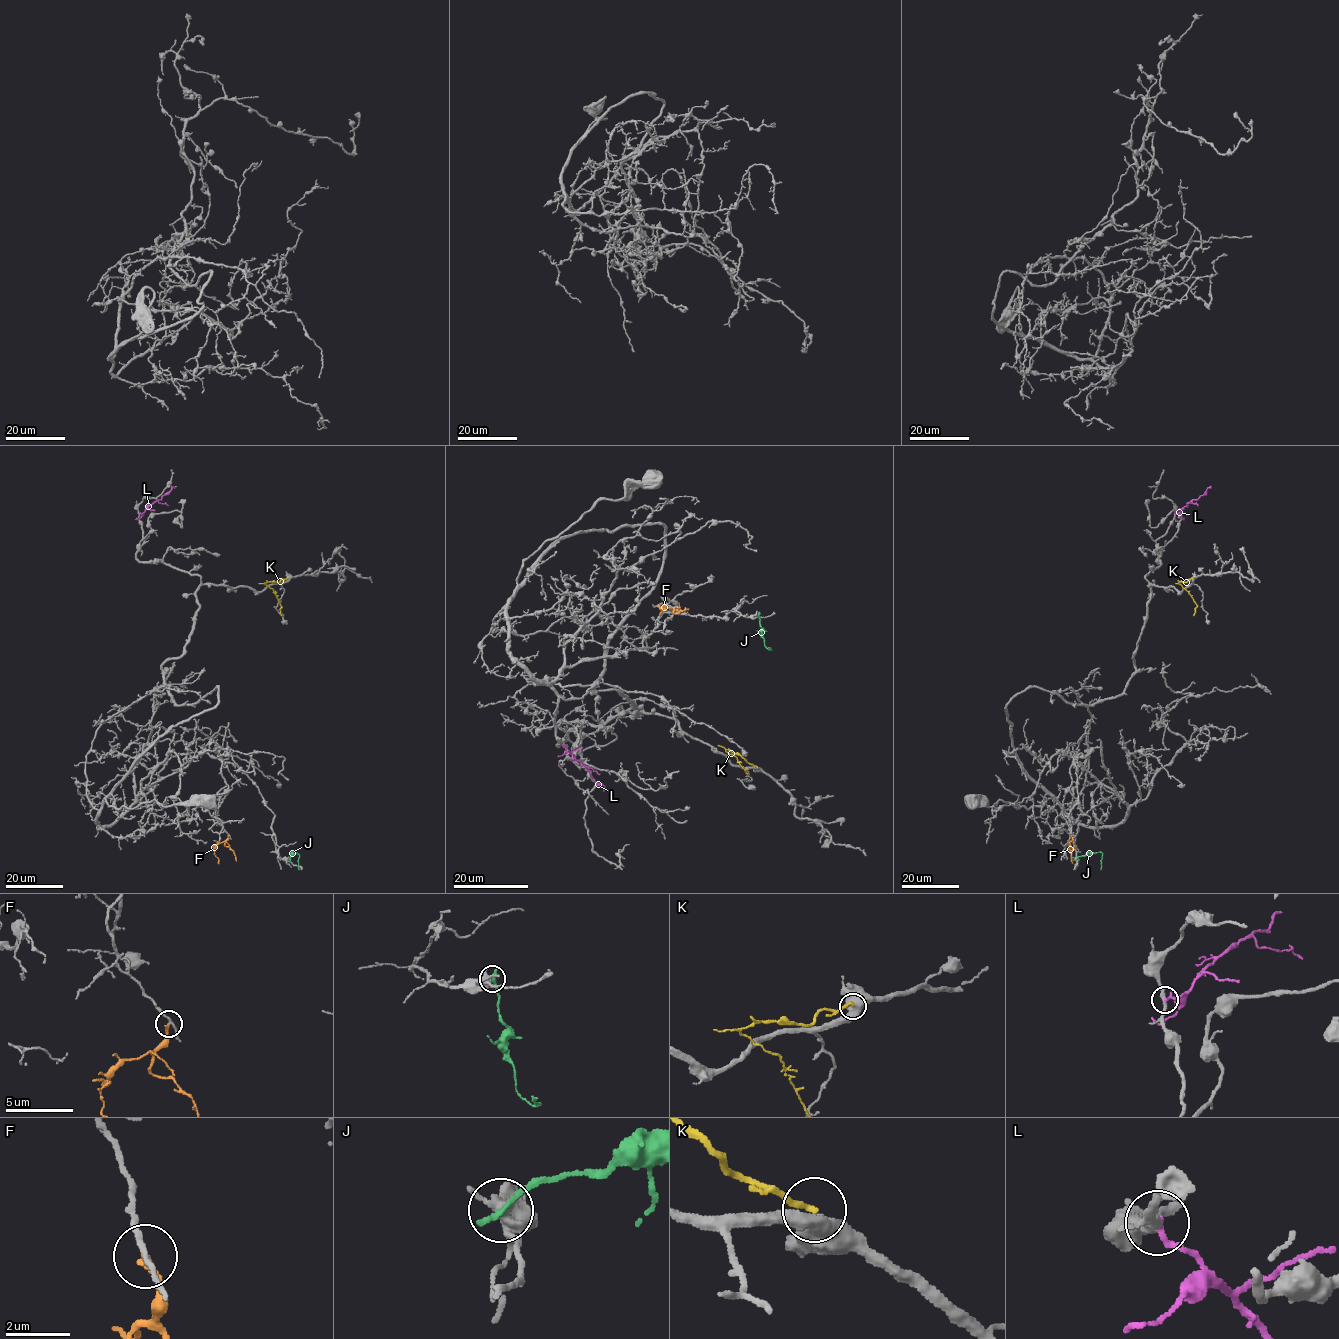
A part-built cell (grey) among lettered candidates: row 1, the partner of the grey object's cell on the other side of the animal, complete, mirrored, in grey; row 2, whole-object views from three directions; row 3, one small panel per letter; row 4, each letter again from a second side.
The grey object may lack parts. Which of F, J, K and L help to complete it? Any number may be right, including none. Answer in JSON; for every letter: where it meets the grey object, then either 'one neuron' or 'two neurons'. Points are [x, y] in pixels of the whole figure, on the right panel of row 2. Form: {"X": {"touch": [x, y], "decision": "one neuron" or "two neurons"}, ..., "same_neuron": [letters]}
{"F": {"touch": [1071, 835], "decision": "two neurons"}, "J": {"touch": [1075, 859], "decision": "two neurons"}, "K": {"touch": [1192, 578], "decision": "two neurons"}, "L": {"touch": [1174, 514], "decision": "two neurons"}, "same_neuron": []}

